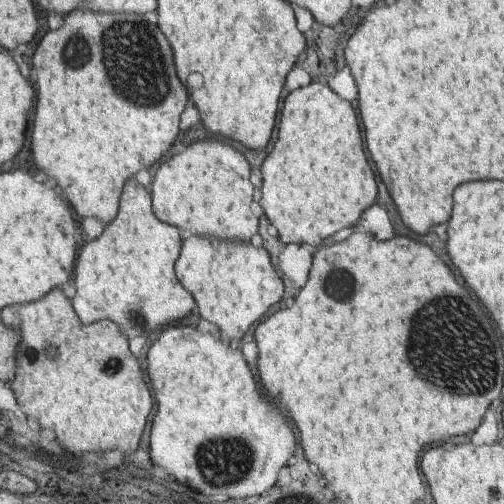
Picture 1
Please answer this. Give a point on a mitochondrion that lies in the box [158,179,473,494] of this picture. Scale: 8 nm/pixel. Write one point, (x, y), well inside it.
(225, 459)

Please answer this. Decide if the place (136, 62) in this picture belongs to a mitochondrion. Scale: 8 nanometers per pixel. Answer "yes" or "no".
yes

